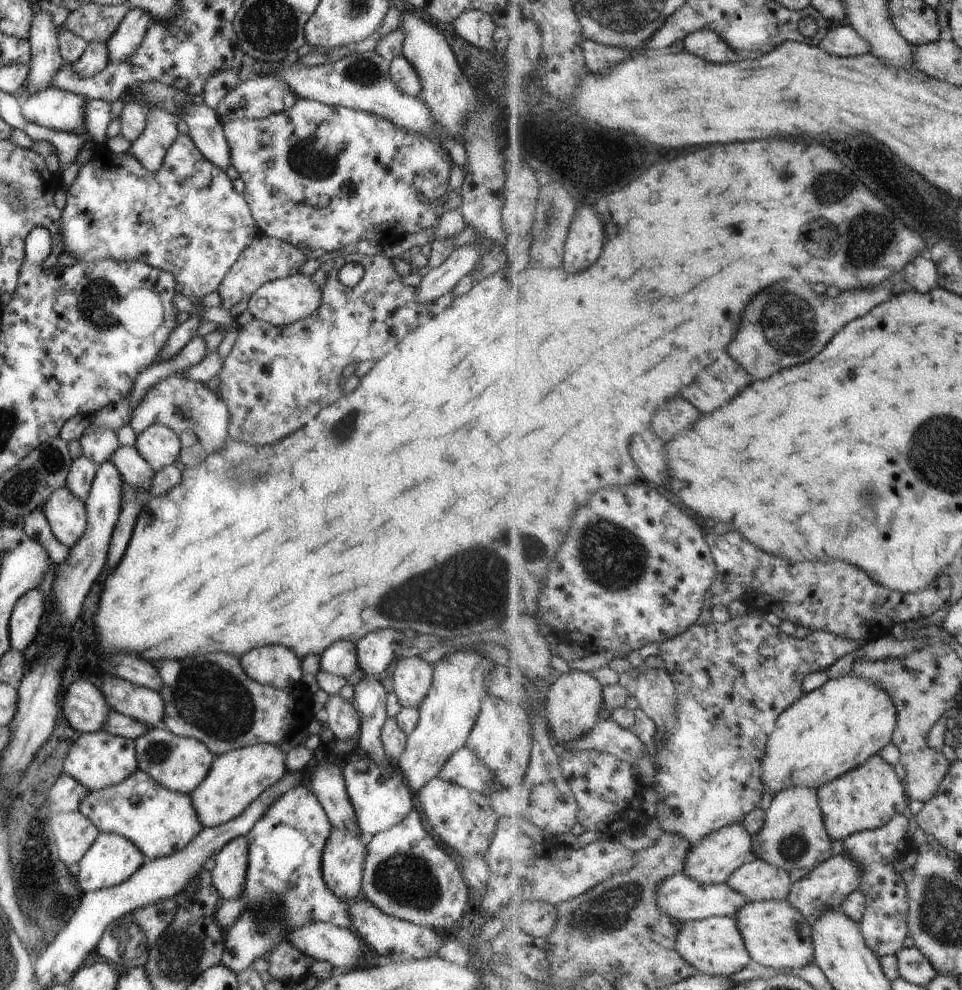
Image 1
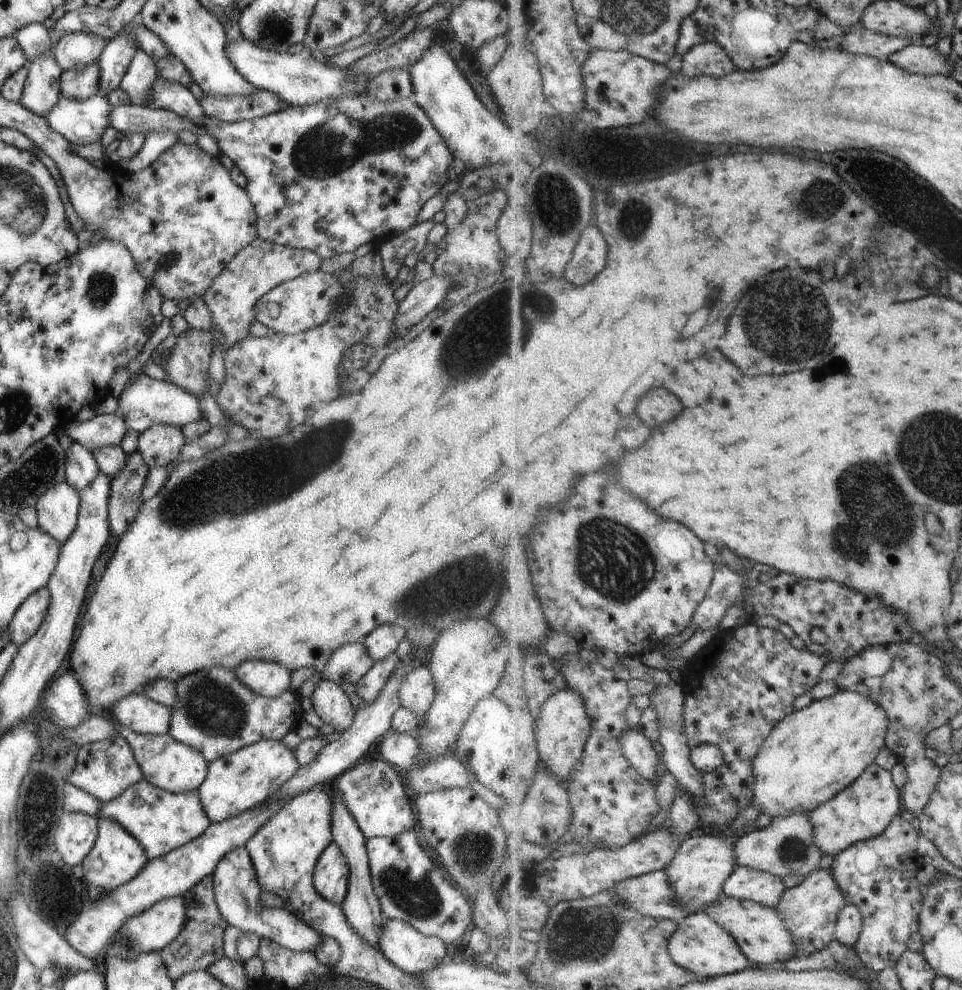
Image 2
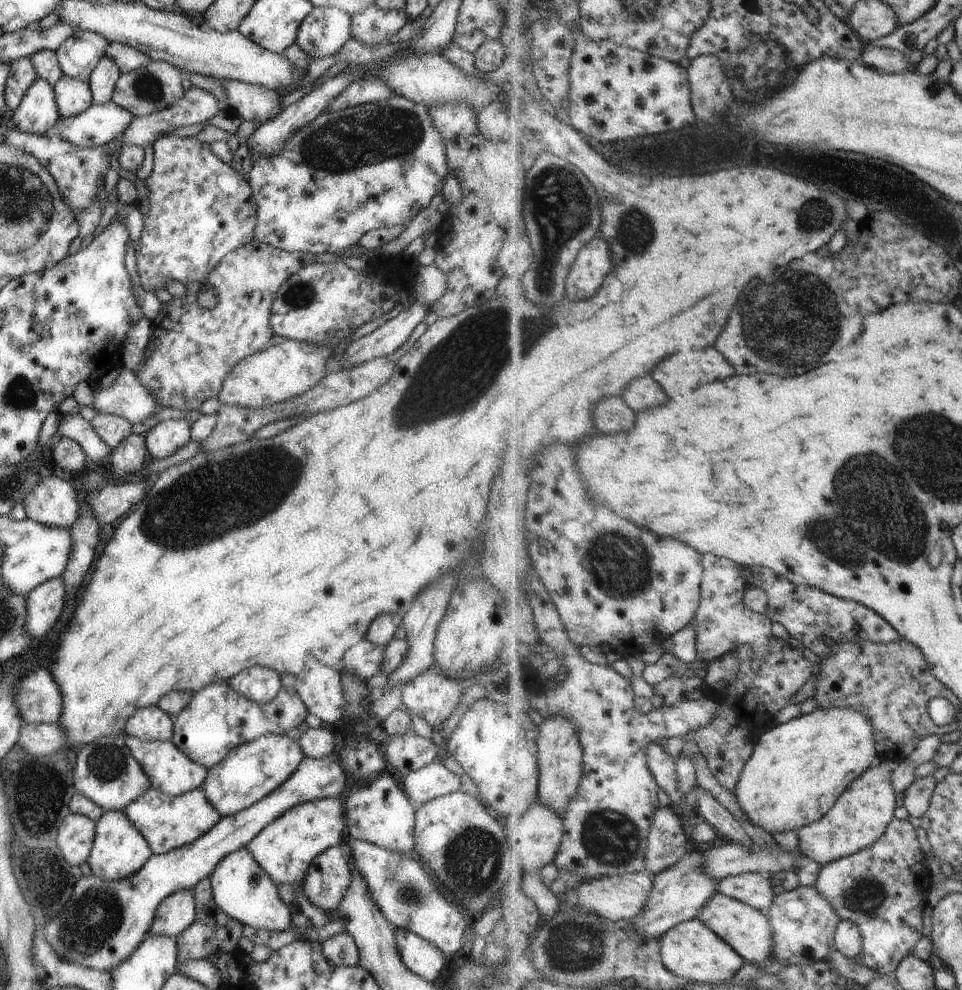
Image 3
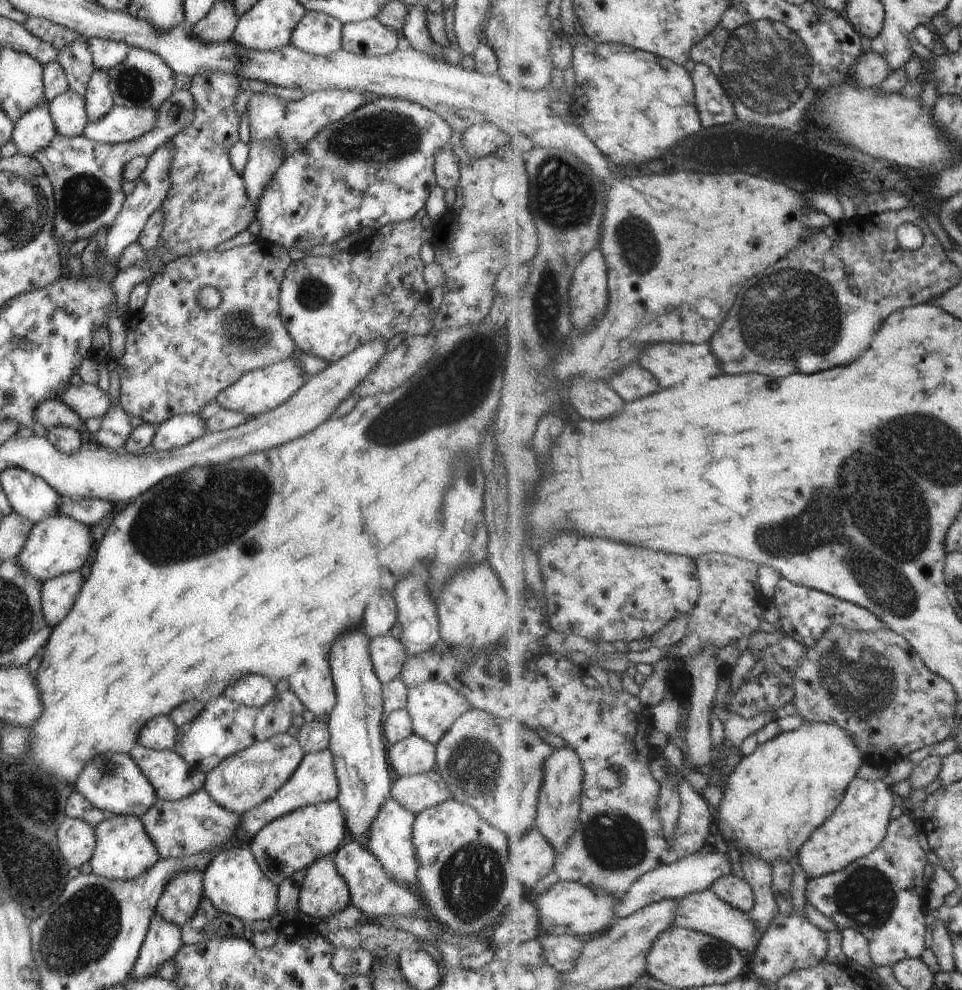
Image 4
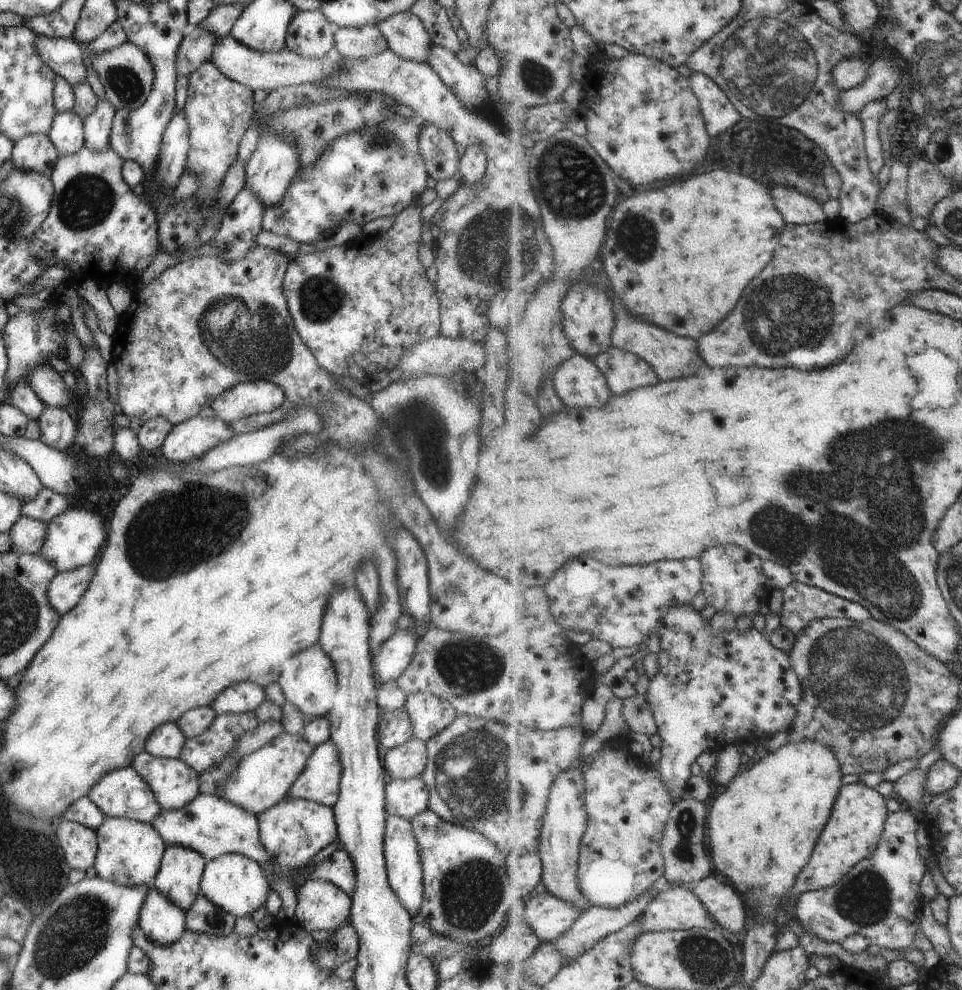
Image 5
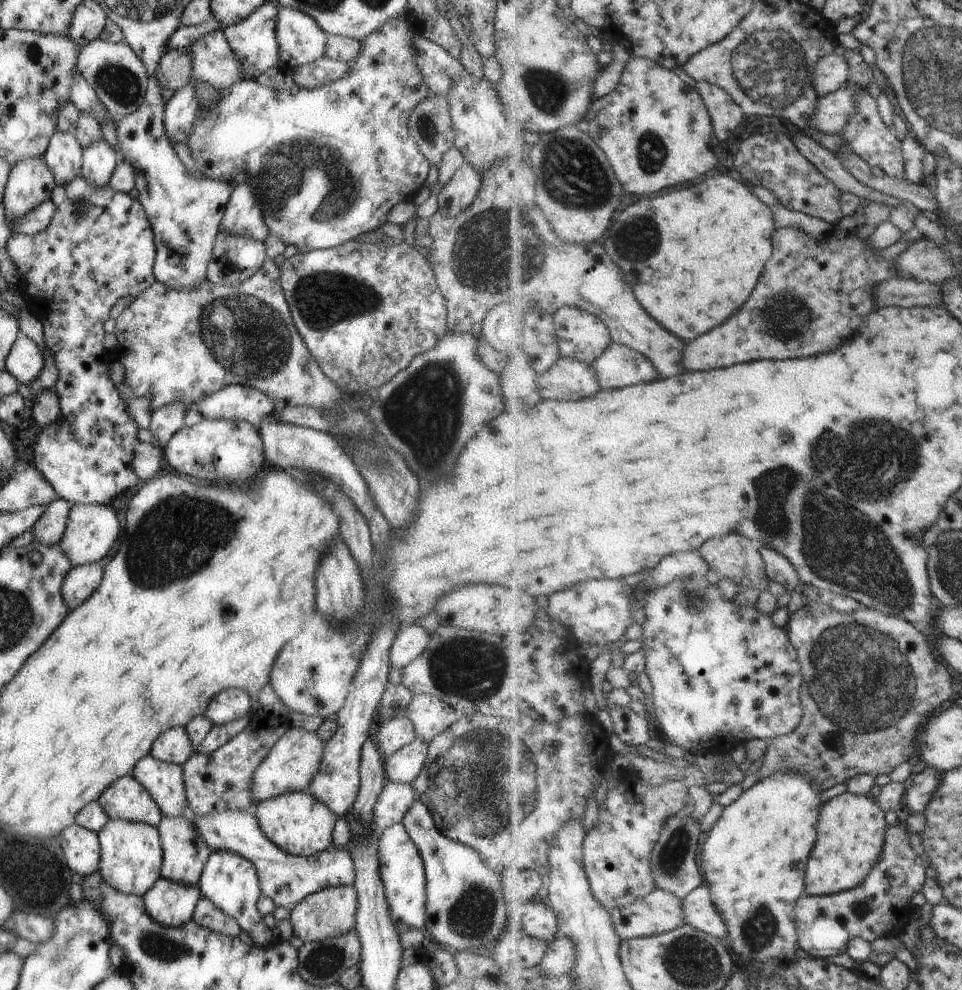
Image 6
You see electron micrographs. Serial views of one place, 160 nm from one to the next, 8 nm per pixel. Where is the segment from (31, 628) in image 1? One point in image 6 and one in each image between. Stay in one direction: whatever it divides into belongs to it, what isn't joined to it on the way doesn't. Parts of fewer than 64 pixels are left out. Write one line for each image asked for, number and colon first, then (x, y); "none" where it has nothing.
2: (27, 617)
3: (44, 603)
4: (57, 594)
5: (65, 589)
6: (80, 581)

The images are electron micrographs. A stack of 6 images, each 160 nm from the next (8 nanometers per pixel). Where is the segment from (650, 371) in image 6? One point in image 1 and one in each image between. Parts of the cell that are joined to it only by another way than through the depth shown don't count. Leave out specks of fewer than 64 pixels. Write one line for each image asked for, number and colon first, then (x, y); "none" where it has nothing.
1: (677, 416)
2: (660, 406)
3: (644, 393)
4: (633, 382)
5: (625, 372)

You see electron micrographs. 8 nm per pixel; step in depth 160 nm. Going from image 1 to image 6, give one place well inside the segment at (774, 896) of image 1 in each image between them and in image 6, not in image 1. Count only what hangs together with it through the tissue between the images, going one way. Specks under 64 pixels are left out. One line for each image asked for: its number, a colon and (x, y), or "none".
2: (745, 884)
3: (754, 889)
4: (735, 891)
5: (720, 898)
6: (700, 912)

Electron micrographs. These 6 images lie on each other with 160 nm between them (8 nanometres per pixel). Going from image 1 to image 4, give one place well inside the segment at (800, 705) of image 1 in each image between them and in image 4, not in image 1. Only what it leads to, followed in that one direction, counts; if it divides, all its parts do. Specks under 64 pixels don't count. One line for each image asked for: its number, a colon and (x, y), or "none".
2: (812, 755)
3: (798, 771)
4: (788, 787)

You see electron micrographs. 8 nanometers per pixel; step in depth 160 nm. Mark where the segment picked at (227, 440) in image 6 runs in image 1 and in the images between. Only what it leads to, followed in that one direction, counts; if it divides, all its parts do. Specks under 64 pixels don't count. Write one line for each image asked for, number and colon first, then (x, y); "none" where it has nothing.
1: (158, 445)
2: (159, 444)
3: (161, 440)
4: (178, 430)
5: (191, 437)

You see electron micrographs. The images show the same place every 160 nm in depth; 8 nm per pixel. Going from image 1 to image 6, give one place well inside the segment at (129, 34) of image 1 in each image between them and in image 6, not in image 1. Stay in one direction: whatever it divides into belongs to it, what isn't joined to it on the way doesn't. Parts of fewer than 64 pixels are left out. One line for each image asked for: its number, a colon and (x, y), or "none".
2: (112, 62)
3: (101, 81)
4: (97, 99)
5: (96, 126)
6: (98, 160)

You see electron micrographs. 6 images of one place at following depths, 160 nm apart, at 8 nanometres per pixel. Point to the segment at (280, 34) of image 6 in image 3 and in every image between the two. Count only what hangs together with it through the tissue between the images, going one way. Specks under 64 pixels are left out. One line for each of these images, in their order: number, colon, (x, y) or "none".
3: (324, 30)
4: (316, 33)
5: (310, 34)

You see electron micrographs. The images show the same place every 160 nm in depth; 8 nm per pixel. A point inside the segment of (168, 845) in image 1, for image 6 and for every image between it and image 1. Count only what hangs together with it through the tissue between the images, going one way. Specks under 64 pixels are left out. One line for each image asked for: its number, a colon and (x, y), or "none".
2: (160, 821)
3: (165, 822)
4: (195, 824)
5: (207, 825)
6: (284, 878)

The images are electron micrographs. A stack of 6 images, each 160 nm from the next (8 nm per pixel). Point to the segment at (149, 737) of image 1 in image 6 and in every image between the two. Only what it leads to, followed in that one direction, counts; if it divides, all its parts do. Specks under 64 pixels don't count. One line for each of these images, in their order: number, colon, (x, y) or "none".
2: (175, 767)
3: (169, 771)
4: (171, 779)
5: (173, 784)
6: (163, 781)

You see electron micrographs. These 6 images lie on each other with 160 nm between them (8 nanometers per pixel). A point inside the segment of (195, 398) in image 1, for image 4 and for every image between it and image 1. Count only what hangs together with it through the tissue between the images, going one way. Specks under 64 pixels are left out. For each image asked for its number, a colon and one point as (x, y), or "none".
2: (143, 402)
3: (126, 398)
4: (87, 401)

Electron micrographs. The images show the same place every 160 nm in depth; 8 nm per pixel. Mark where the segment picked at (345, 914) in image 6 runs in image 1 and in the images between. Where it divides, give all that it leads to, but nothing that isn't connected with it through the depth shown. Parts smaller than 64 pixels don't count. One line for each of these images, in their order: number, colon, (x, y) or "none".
1: (342, 856)
2: (330, 874)
3: (325, 883)
4: (323, 892)
5: (320, 906)

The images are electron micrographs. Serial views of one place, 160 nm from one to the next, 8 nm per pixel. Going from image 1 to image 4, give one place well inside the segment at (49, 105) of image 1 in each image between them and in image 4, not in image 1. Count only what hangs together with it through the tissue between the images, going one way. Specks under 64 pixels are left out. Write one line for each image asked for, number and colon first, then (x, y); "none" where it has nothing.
2: (80, 121)
3: (97, 125)
4: (120, 124)

